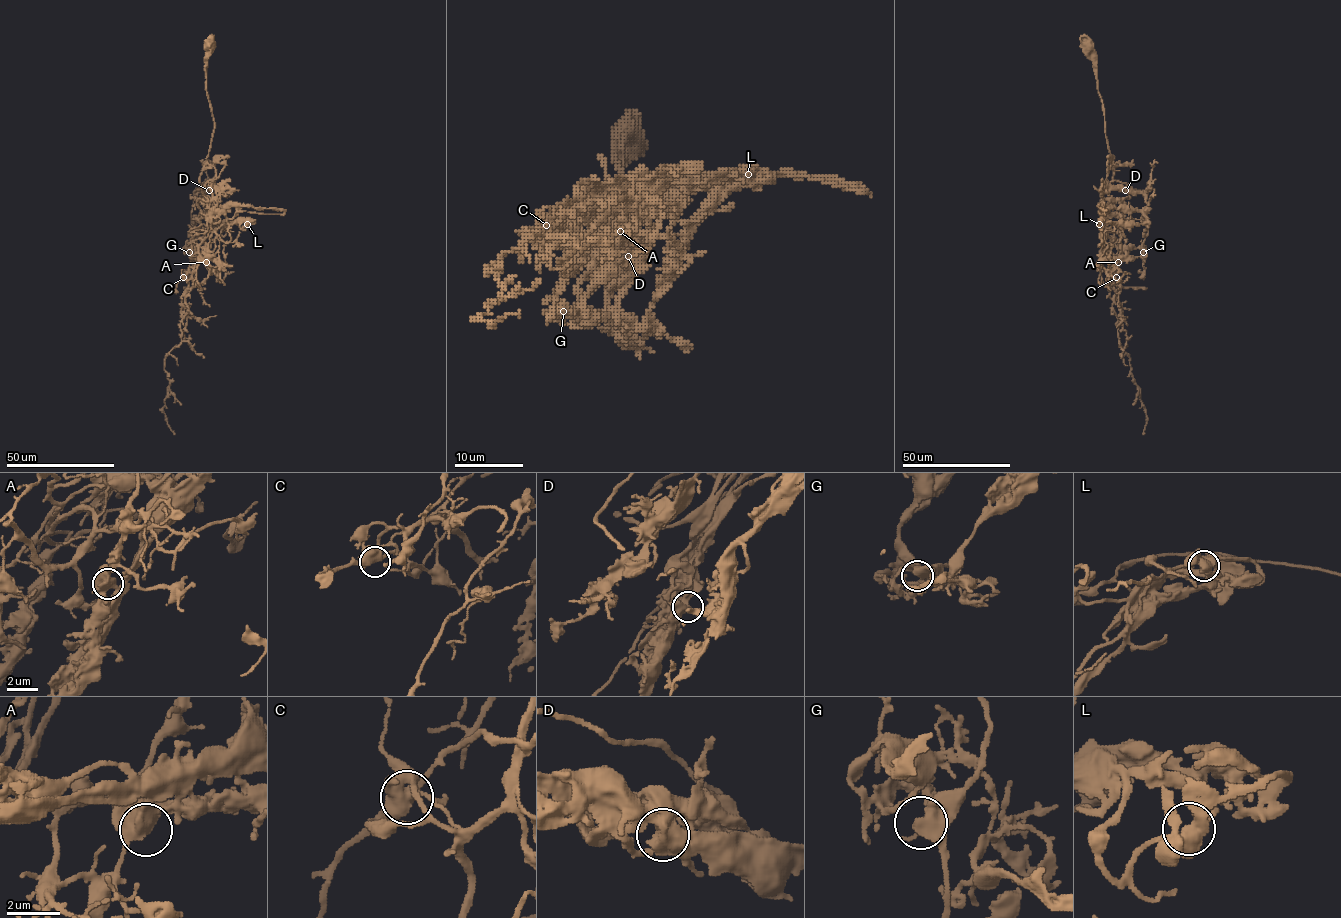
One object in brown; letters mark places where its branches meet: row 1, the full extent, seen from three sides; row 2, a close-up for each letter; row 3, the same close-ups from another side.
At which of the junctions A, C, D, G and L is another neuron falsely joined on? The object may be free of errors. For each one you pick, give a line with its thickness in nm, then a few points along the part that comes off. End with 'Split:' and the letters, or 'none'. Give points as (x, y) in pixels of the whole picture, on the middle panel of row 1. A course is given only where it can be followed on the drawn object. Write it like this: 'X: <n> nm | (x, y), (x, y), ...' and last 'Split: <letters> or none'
A: 440 nm | (620, 232), (624, 208), (592, 223), (568, 206), (546, 244), (541, 232), (506, 253), (479, 318), (520, 313)
Split: A

